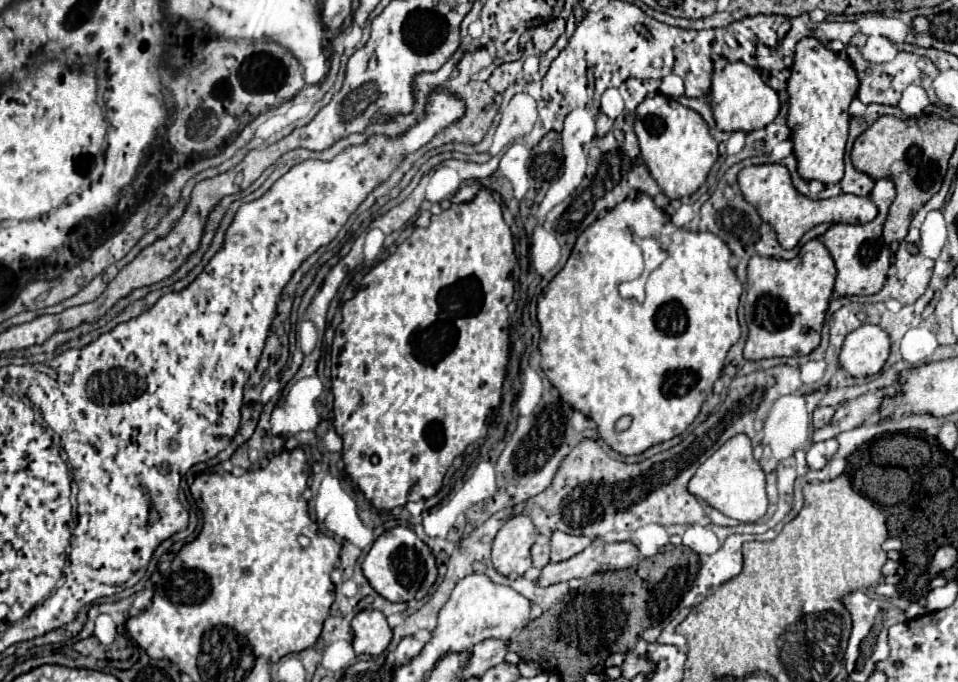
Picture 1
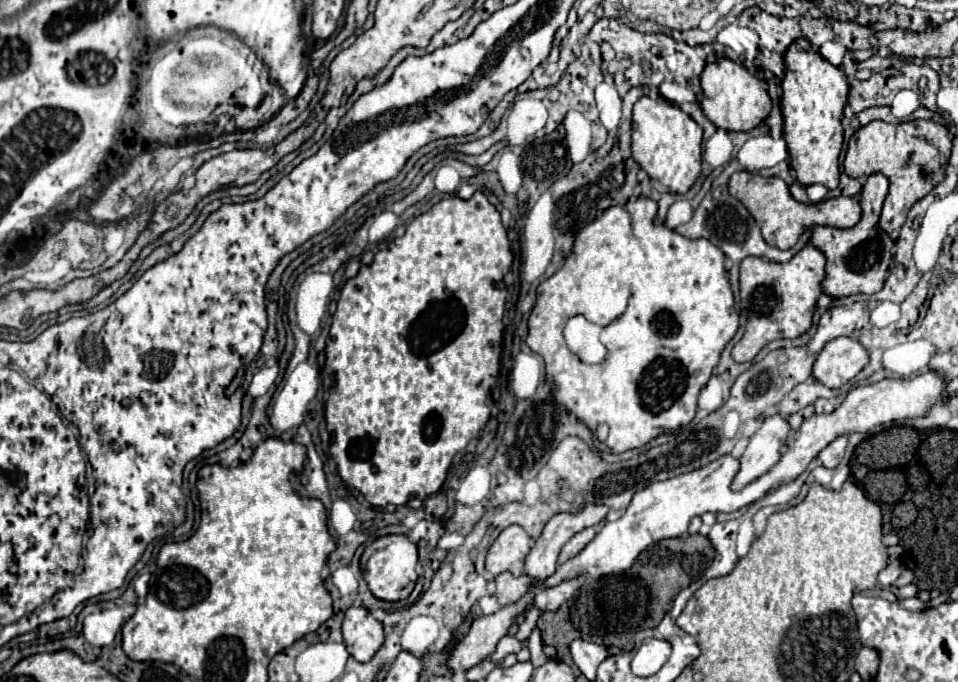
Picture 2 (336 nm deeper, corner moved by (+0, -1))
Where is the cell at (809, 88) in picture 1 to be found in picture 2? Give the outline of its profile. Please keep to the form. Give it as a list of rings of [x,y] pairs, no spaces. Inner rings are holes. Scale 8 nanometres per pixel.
[[[796,39],[784,53],[784,79],[782,79],[782,117],[784,117],[784,141],[788,145],[790,165],[796,171],[796,179],[802,185],[814,185],[820,183],[826,189],[836,189],[836,183],[840,179],[839,155],[842,149],[842,115],[844,105],[848,101],[848,81],[840,67],[834,67],[828,63],[818,51],[810,47],[806,39]]]

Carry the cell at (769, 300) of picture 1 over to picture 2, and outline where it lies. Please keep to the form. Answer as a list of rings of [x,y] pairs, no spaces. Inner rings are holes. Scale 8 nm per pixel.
[[[810,243],[786,263],[774,263],[762,257],[748,257],[740,263],[740,307],[748,313],[748,323],[744,337],[732,349],[736,363],[752,361],[758,351],[774,339],[794,339],[810,329],[816,299],[822,293],[820,283],[826,275],[824,265],[824,253]]]

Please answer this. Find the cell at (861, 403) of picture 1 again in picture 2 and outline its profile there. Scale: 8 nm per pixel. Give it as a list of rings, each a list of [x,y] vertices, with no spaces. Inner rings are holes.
[[[780,415],[764,419],[762,427],[750,439],[748,449],[740,457],[740,473],[732,481],[732,489],[742,489],[780,461],[780,449],[788,439],[790,426]]]

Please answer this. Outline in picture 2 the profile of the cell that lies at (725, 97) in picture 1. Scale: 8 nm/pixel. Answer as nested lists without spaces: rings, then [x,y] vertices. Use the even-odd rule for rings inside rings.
[[[718,59],[716,63],[708,63],[700,75],[700,81],[706,95],[706,99],[702,99],[700,103],[702,111],[718,129],[750,131],[760,125],[772,109],[772,101],[768,97],[768,91],[764,89],[766,85],[754,75],[750,75],[744,65],[730,59]]]

